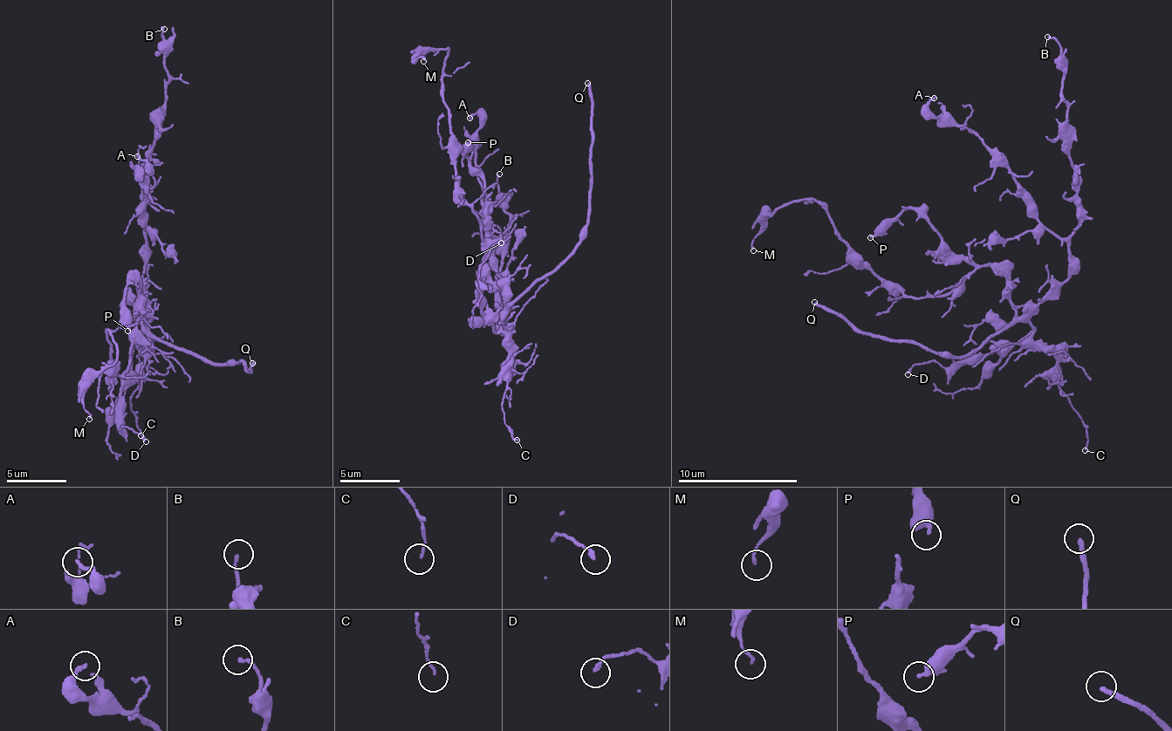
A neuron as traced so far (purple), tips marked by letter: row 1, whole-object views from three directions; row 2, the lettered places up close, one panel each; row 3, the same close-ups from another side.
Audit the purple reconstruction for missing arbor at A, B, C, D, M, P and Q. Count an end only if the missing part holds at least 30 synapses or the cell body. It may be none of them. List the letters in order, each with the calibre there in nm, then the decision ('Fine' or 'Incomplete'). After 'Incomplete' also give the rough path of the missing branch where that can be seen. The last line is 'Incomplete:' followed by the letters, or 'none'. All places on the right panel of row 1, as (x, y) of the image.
A: Thickness 180 nm. Fine
B: Thickness 140 nm. Fine
C: Thickness 100 nm. Fine
D: Thickness 110 nm. Fine
M: Thickness 120 nm. Fine
P: Thickness 340 nm. Fine
Q: Thickness 240 nm. Incomplete. Course of what is missing: (814, 302), (718, 290), (700, 319), (756, 366), (825, 386), (863, 351), (925, 353), (946, 326), (955, 327)
Incomplete: Q

